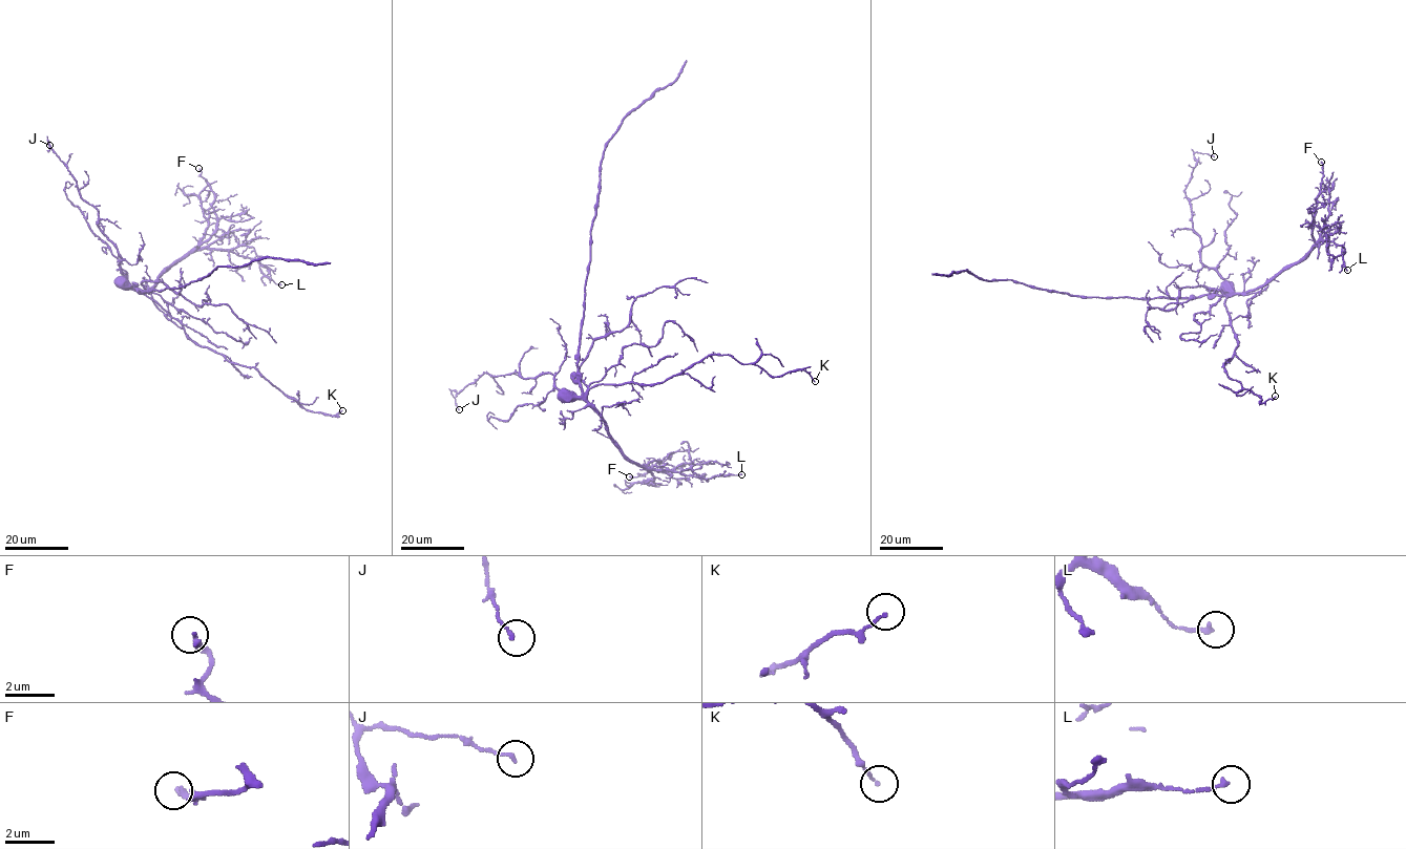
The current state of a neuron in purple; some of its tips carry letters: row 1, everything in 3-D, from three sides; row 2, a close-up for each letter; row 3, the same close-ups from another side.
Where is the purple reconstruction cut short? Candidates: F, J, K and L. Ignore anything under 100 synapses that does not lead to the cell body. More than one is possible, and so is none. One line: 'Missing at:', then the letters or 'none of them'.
Missing at: none of them

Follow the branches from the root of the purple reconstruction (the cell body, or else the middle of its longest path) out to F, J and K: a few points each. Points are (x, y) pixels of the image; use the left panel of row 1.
F: (123, 283), (150, 289), (176, 260), (187, 256), (212, 234), (216, 221), (212, 206), (214, 192), (198, 168)
J: (123, 283), (120, 263), (122, 258), (99, 226), (98, 210), (81, 197), (76, 181), (49, 145)
K: (123, 283), (158, 302), (197, 344), (230, 362), (255, 367), (301, 407), (332, 416), (342, 410)

